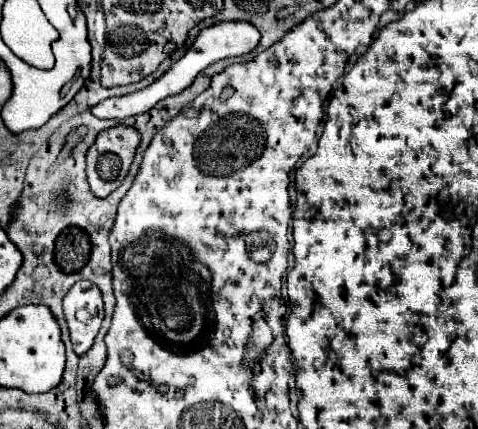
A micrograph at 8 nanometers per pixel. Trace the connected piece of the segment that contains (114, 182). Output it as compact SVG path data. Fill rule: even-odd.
M115 126L115 128L103 130L97 136L95 144L87 152L87 182L95 196L105 198L107 194L111 194L113 190L117 190L121 186L121 182L129 174L129 168L131 168L139 142L141 142L141 134L139 134L139 130L135 130L131 126Z

